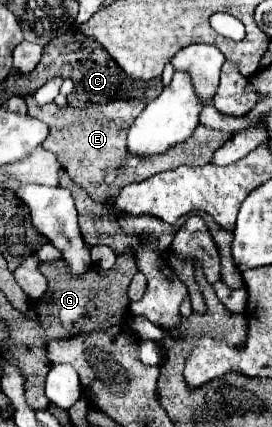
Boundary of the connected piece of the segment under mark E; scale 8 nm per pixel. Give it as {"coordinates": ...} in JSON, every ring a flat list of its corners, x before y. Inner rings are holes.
{"coordinates":[[27,96,27,106,29,106,29,116,35,116,39,120,43,120,49,126,49,136,43,142,45,150,51,150,59,156,65,172,69,174,69,178,79,184,91,200,101,202,101,204,113,204,119,190,123,190,123,186,133,184,133,182,141,182,145,178,151,178,159,172,183,166,183,164,191,164,191,166,205,166,213,160,215,150,219,150,229,138,231,134,227,132,217,132,205,126,197,126,193,136,189,136,185,142,171,146,167,152,163,154,155,154,151,158,135,158,131,154,127,154,127,144,125,144,125,134,127,134,127,126,133,122,135,114,139,114,139,110,143,110,145,102,109,102,103,106,89,106,87,110,77,110,71,106,65,108,57,108,53,102,47,104,45,108,37,108,33,96]]}

